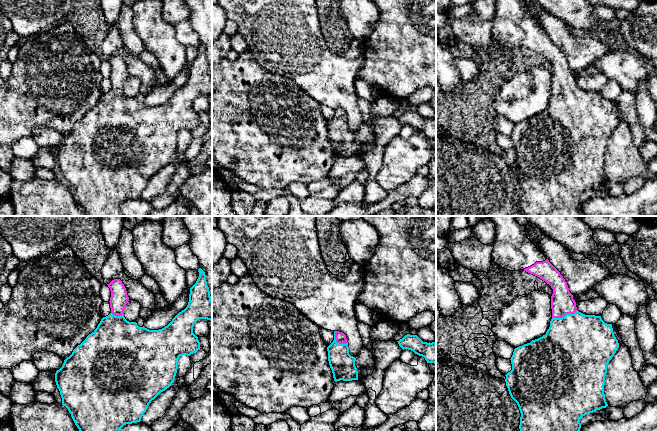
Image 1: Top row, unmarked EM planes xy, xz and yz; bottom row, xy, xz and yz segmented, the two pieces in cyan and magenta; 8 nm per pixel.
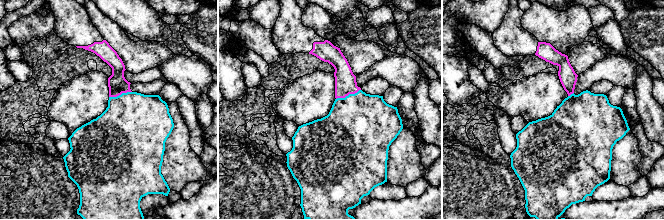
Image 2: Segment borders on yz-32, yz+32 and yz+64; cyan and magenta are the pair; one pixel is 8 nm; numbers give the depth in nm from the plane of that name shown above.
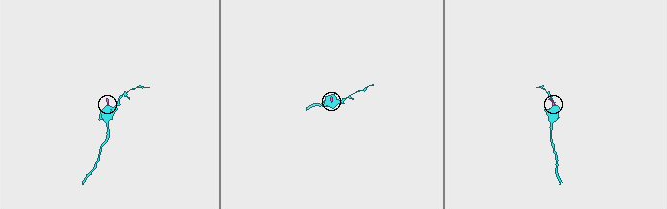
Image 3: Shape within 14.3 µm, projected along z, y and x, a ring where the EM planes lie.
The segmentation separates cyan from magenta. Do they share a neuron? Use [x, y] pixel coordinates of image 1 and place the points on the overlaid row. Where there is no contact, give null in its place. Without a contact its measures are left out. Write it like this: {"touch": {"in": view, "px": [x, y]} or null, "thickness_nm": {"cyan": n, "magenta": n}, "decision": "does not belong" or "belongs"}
{"touch": {"in": "yz", "px": [565, 315]}, "thickness_nm": {"cyan": 500, "magenta": 190}, "decision": "belongs"}

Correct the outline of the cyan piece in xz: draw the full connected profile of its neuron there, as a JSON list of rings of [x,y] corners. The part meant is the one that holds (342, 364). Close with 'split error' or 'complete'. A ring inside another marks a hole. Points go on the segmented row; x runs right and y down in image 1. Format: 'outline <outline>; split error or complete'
outline [[[334,331],[334,340],[327,347],[327,351],[335,382],[358,380],[358,371],[355,366],[356,358],[349,354],[348,342],[344,333]]]; split error

